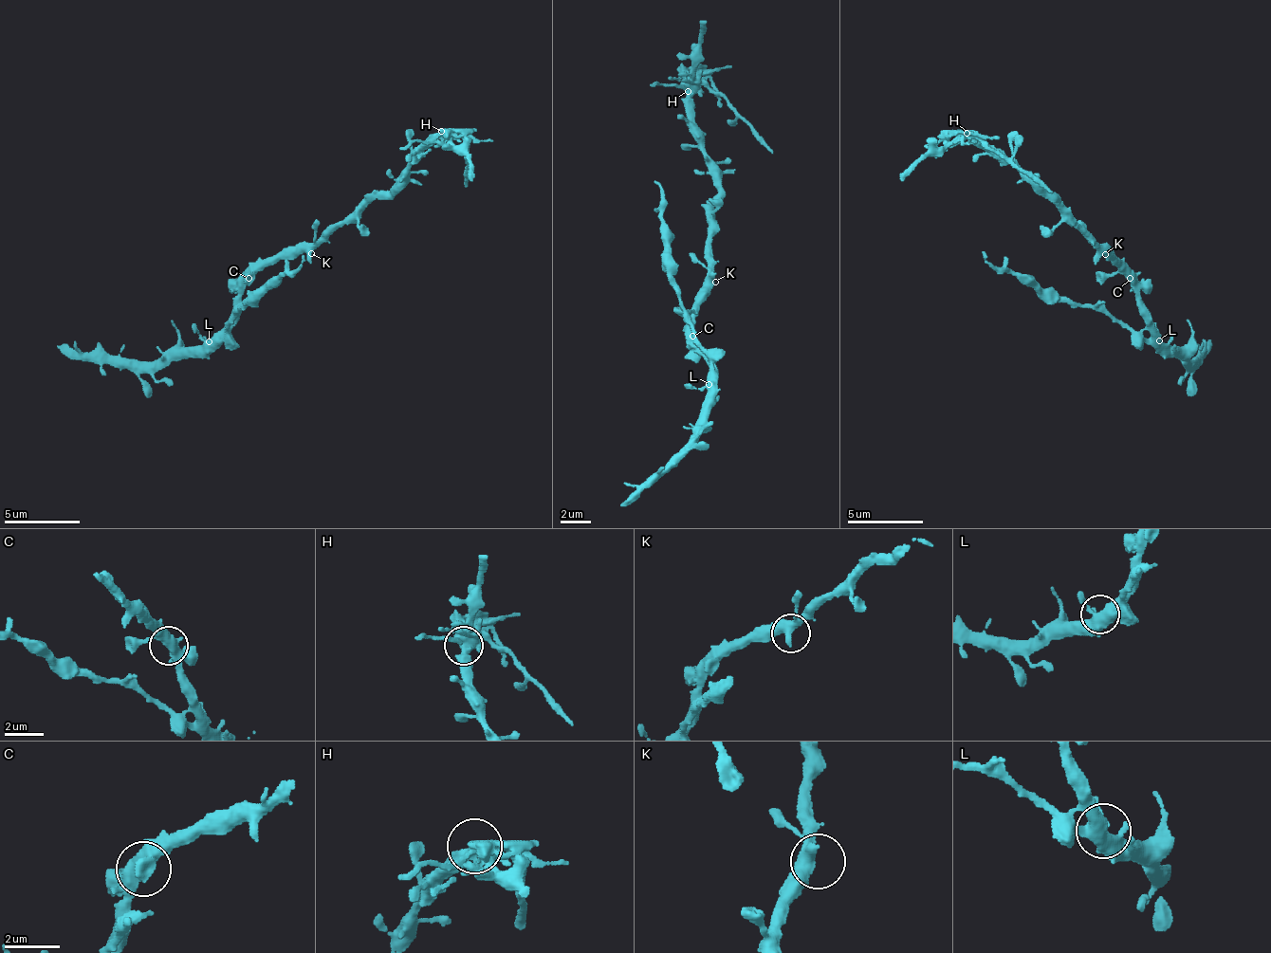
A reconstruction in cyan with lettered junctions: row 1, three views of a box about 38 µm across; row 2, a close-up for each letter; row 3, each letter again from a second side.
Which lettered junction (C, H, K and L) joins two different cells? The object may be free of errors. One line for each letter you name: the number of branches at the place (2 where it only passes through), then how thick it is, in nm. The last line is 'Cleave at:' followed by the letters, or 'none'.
H: 5 branches meet; 480 nm thick
Cleave at: H

